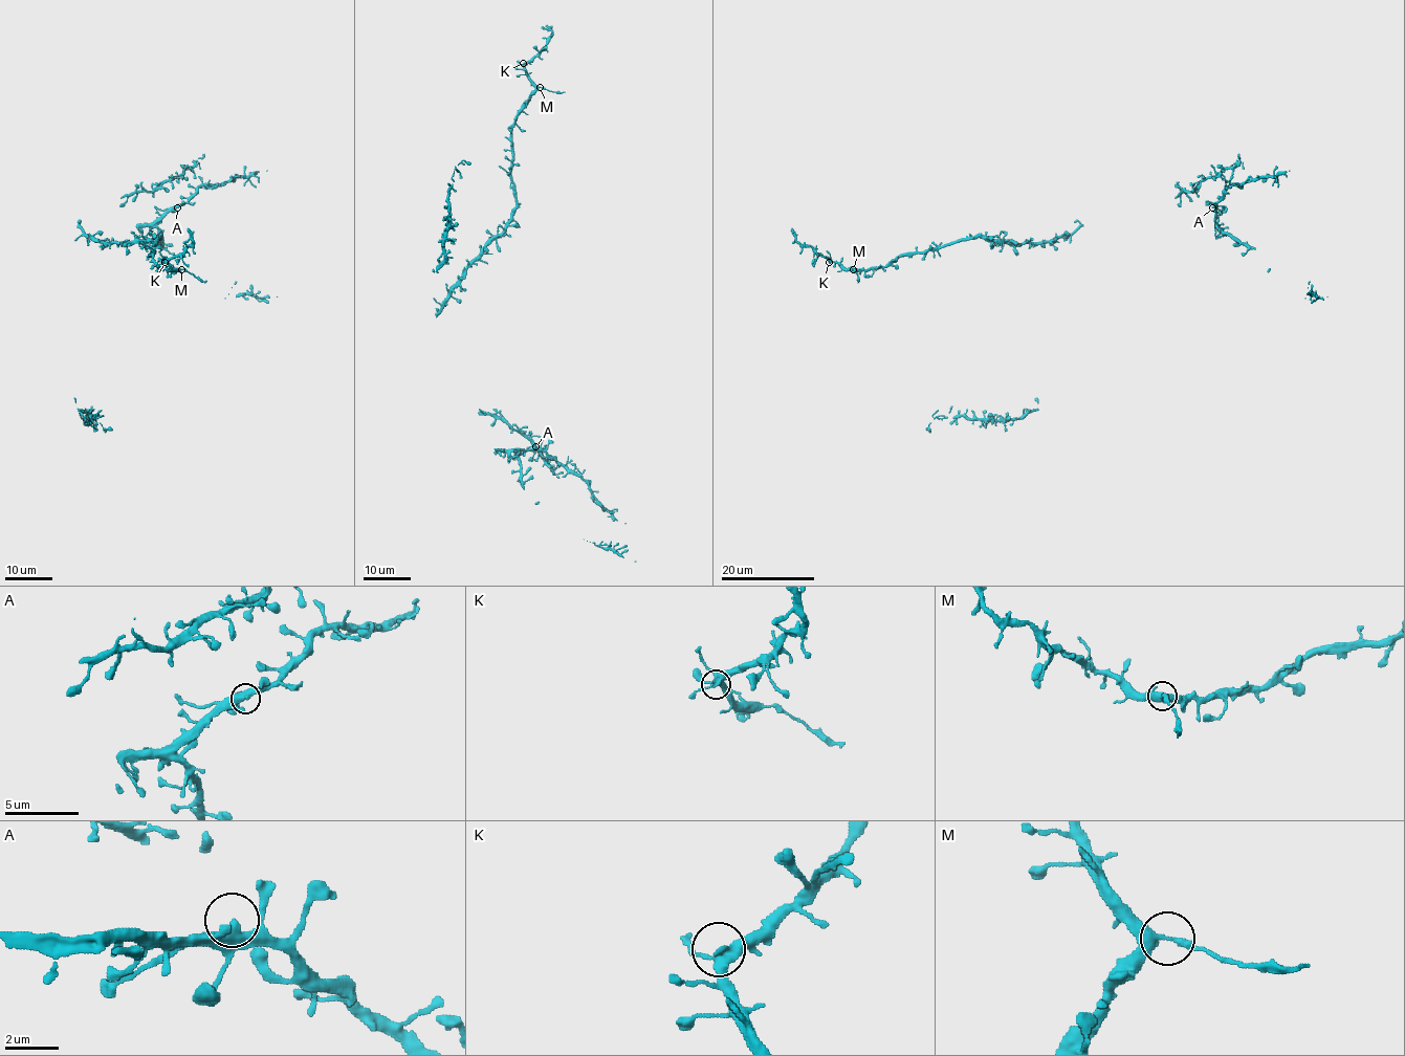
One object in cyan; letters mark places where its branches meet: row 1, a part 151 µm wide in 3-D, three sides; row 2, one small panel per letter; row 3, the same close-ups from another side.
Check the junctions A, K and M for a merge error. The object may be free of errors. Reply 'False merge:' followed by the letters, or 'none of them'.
False merge: M

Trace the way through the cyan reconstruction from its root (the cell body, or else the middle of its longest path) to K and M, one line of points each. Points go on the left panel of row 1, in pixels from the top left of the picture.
K: (79, 225), (103, 242), (132, 243), (154, 237), (153, 261), (159, 267), (177, 269), (165, 262)
M: (79, 225), (88, 236), (103, 242), (132, 243), (149, 241), (154, 237), (153, 261), (159, 267), (181, 269)

